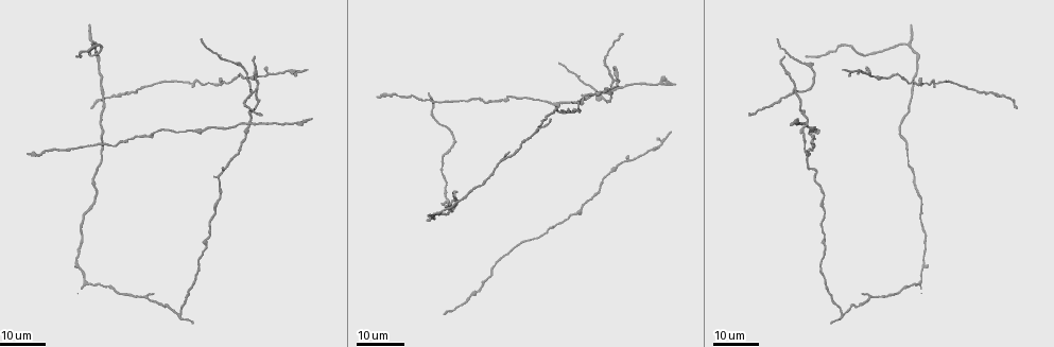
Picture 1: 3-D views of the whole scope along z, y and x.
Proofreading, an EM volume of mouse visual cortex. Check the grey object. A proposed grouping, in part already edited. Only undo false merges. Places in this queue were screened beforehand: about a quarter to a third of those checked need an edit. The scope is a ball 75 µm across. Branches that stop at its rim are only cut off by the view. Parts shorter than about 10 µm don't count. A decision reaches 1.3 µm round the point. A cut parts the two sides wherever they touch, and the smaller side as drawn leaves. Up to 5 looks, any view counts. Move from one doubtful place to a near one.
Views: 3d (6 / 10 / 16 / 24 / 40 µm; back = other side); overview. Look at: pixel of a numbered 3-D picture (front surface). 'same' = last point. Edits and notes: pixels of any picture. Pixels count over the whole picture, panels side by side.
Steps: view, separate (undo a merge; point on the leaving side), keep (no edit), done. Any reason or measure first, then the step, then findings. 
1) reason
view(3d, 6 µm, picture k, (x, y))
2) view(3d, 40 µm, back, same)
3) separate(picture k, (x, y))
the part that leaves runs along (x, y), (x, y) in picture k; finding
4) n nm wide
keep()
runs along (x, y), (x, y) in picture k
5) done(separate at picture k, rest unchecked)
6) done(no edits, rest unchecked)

four arms meet
view(3d, 16 µm, picture 1, (248, 125))

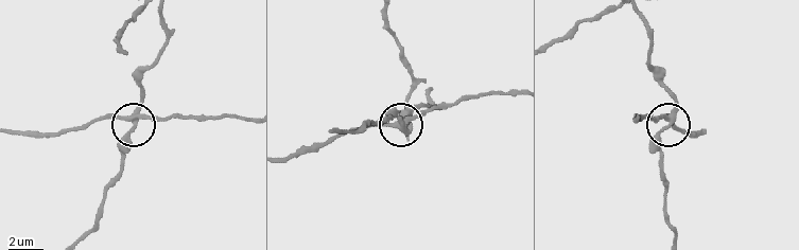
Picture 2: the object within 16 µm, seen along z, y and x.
closer look
view(3d, 10 µm, picture 2, (130, 116))

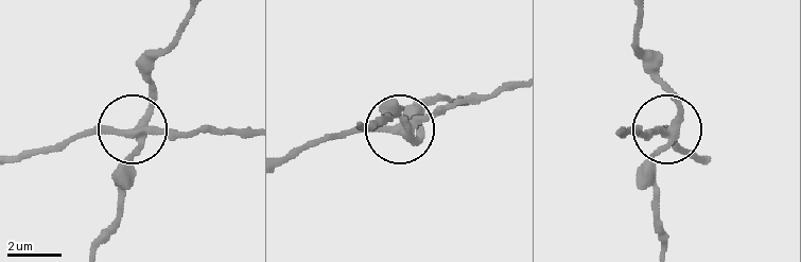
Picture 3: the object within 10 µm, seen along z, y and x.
4 arms
separate(picture 3, (98, 134))
the part that leaves runs along (140, 135), (247, 135) in picture 3; two neurons meet here

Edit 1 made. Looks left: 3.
view(overview)

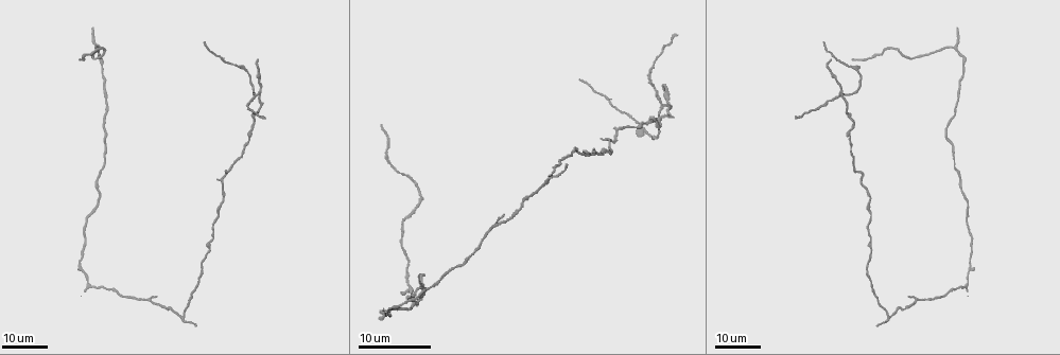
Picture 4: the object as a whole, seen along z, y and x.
view(3d, 16 µm, picture 4, (199, 281))

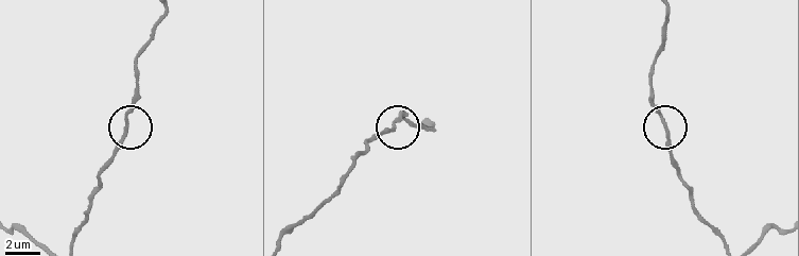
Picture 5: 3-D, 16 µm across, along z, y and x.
view(3d, 6 µm, picture 5, (128, 127))

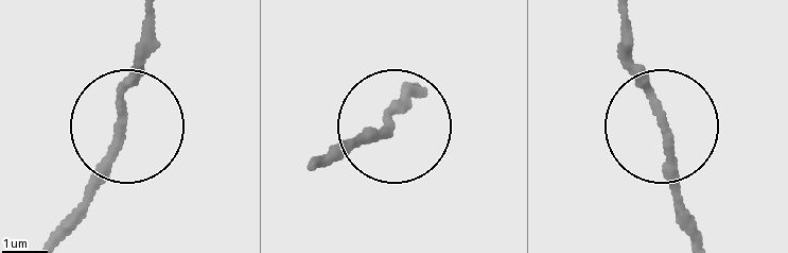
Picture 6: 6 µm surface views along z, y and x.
side arm 78 µm
keep()
runs along (122, 118), (153, 34) in picture 6; all the same neuron

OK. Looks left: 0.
done(separate at picture 3, rest unchecked)

